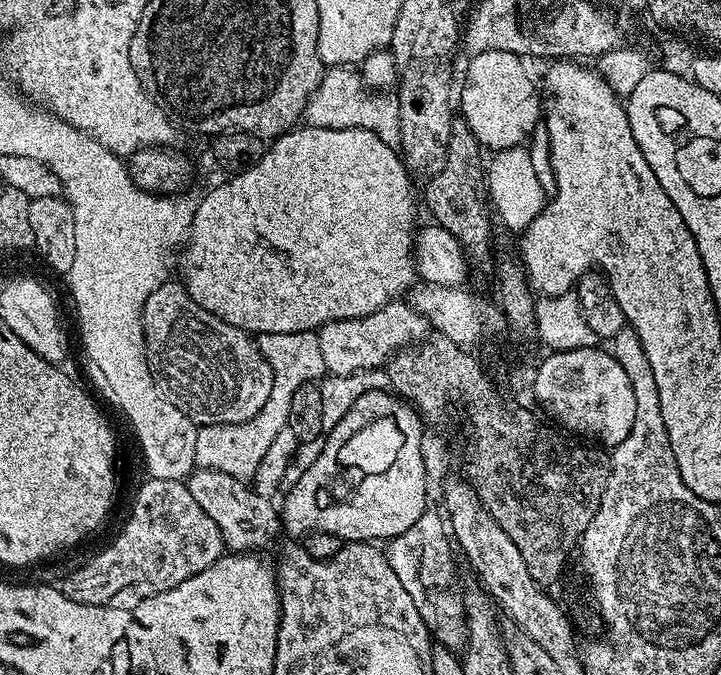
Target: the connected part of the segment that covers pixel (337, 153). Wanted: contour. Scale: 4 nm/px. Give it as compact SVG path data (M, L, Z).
M297 126L282 136L277 136L267 145L265 154L250 170L237 172L227 177L225 184L212 188L199 201L190 239L183 245L180 256L179 279L194 302L210 314L230 322L238 330L257 337L262 334L294 334L295 332L316 332L324 324L335 320L362 318L374 314L391 300L401 299L417 279L416 257L414 255L414 233L416 224L416 200L412 197L412 180L401 153L393 145L382 142L376 132L361 128L314 128Z

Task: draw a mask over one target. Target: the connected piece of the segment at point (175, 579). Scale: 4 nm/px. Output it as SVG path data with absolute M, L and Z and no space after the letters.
M145 479L145 484L136 492L136 501L132 504L132 513L124 524L124 533L113 542L109 548L104 548L93 560L85 562L81 568L76 568L64 581L58 584L60 591L74 602L83 604L111 605L119 592L141 584L148 588L149 593L165 592L182 582L186 578L194 578L194 574L202 574L202 570L210 567L215 560L225 555L224 539L210 514L194 502L194 494L190 494L184 480L153 480Z

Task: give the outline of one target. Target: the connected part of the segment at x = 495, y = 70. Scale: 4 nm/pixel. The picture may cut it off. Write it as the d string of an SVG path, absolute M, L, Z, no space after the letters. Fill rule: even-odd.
M494 50L473 55L468 61L458 106L481 147L497 152L525 143L542 116L538 88L524 66L525 61L514 53Z

